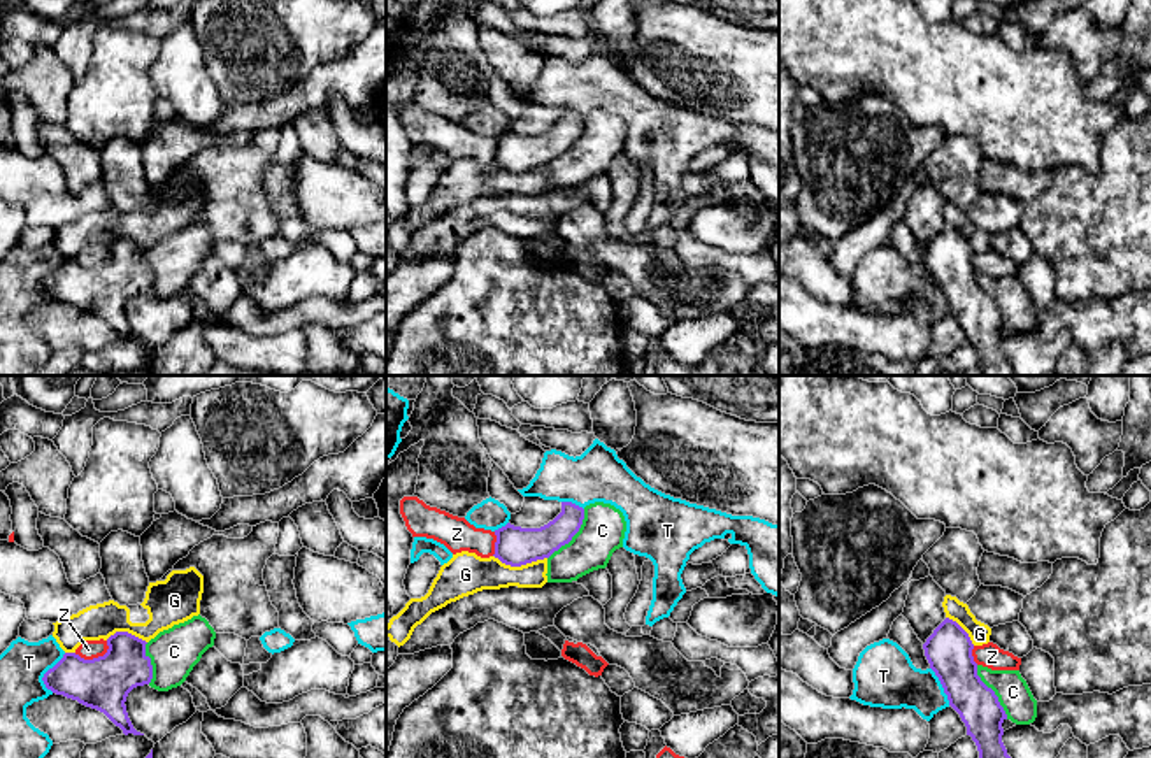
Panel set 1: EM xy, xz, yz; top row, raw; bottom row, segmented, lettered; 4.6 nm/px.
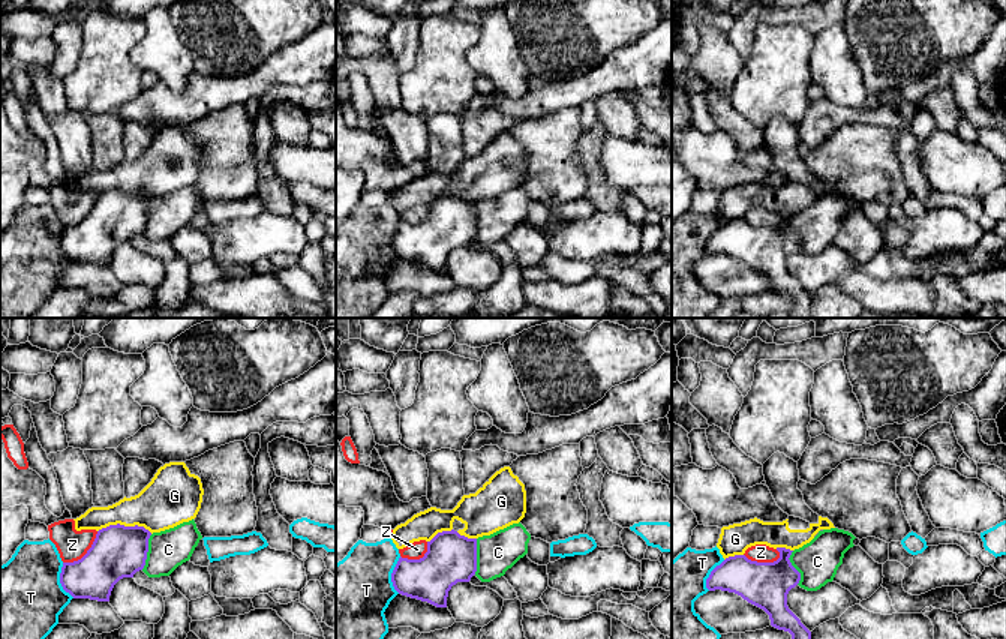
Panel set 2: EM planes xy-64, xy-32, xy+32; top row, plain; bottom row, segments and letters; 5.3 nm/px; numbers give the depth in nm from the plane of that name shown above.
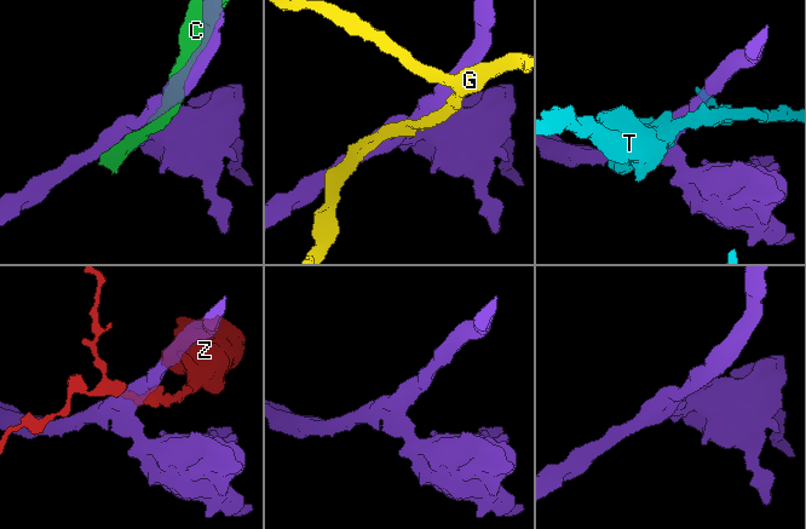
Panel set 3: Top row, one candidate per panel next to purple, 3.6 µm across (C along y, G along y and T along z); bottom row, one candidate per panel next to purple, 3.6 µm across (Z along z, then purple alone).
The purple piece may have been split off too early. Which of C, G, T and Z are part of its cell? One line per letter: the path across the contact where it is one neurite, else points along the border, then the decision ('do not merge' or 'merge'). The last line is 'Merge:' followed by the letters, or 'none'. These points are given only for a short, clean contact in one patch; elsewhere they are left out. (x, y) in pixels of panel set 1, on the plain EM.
C: do not merge
G: do not merge
T: do not merge
Z: border along xy (109, 253), (102, 262), (92, 265), (81, 265), (74, 260); do not merge
Merge: none

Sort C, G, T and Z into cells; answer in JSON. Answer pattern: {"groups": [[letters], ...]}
{"groups": [["C"], ["G"], ["T"], ["Z"]]}

